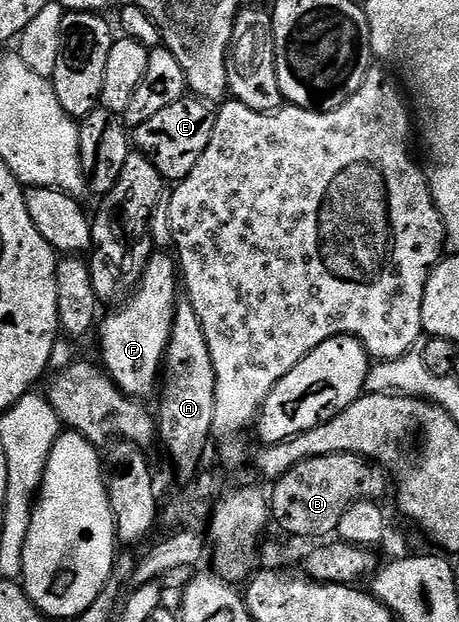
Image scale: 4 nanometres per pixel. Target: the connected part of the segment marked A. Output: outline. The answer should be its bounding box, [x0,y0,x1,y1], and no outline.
[158,300,214,480]

